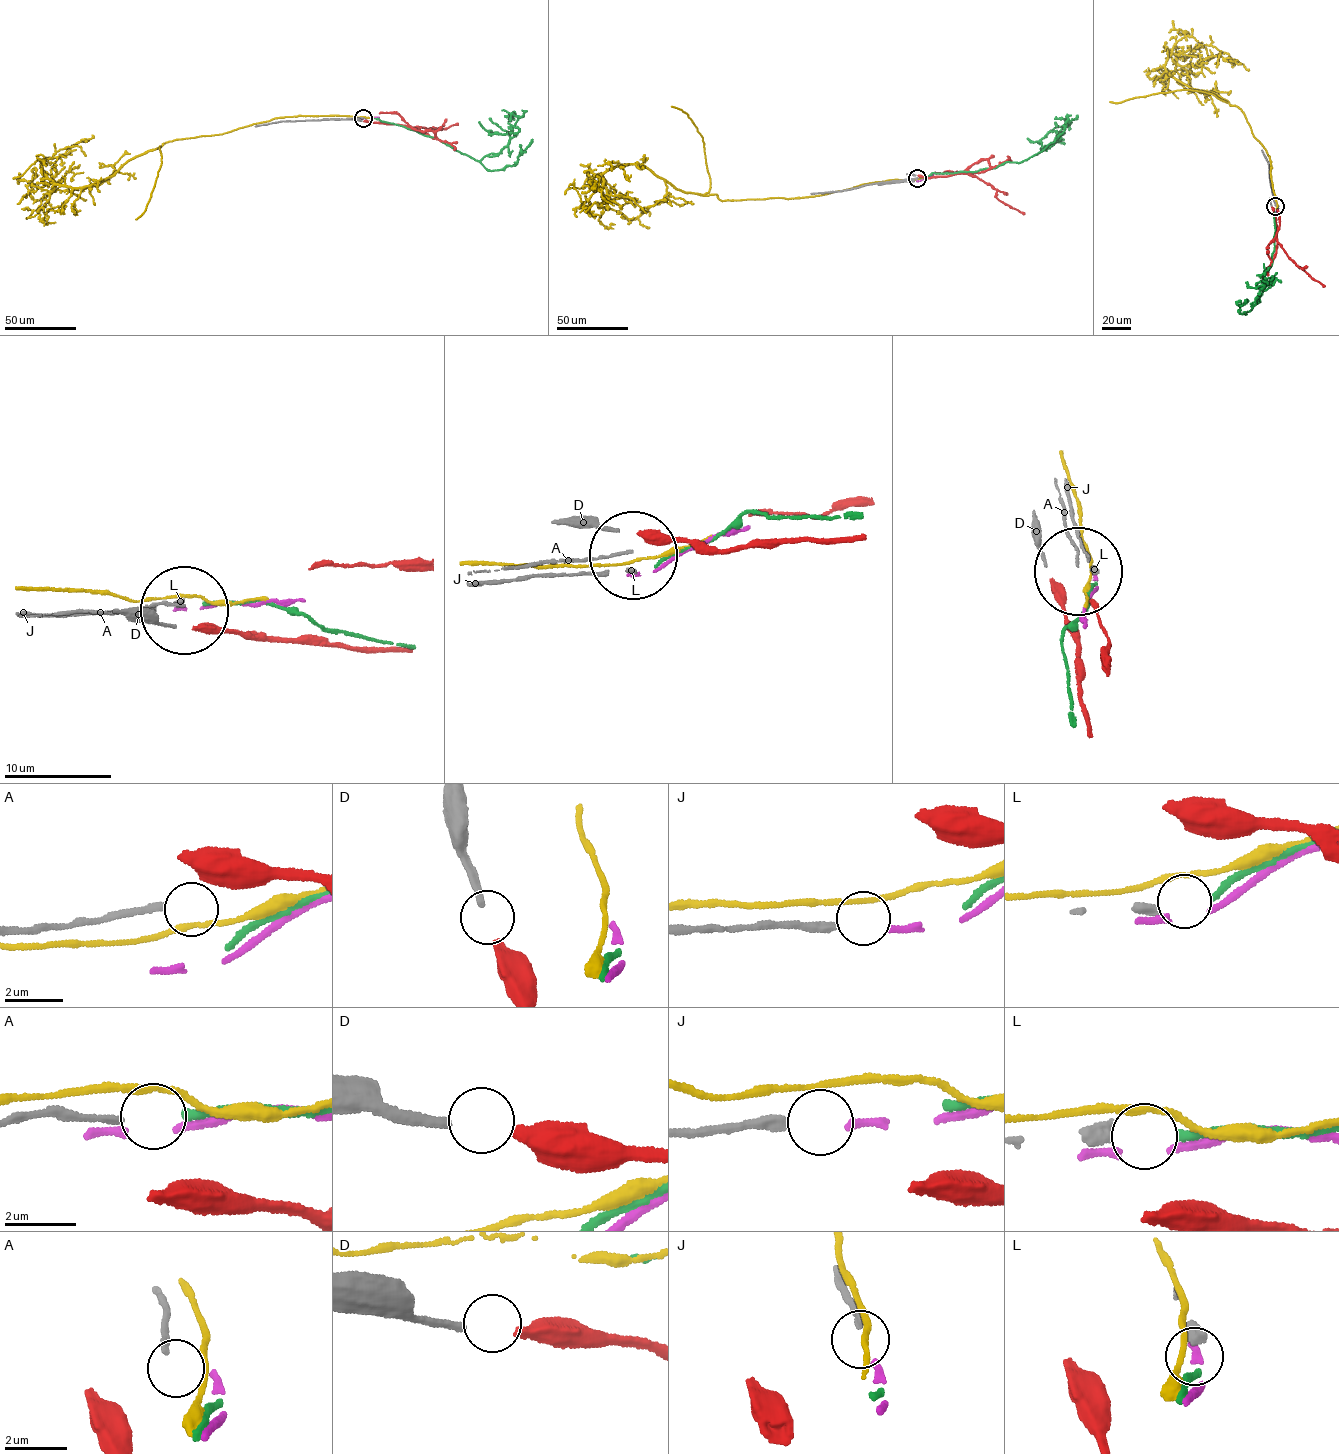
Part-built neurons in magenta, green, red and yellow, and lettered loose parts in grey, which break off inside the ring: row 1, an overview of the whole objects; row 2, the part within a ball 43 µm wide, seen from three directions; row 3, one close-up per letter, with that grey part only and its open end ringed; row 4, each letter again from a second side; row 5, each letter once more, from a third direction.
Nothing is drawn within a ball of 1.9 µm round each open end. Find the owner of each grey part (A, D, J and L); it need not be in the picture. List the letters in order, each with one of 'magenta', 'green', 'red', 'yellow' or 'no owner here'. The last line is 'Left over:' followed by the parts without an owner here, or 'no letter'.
A: no owner here
D: red
J: magenta
L: green
Left over: A

